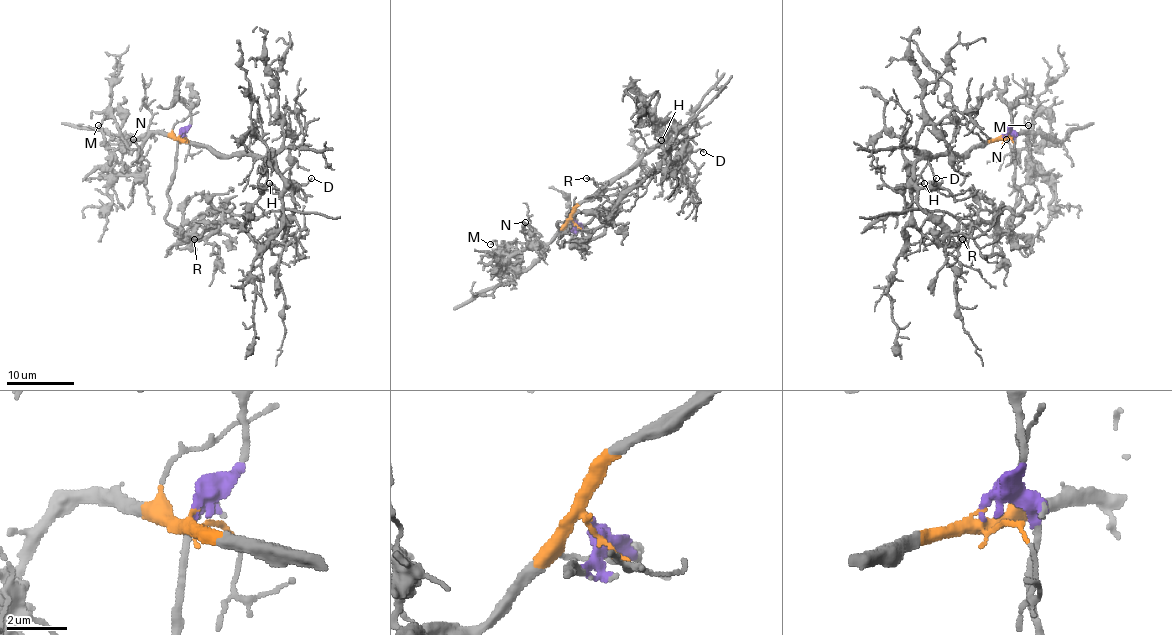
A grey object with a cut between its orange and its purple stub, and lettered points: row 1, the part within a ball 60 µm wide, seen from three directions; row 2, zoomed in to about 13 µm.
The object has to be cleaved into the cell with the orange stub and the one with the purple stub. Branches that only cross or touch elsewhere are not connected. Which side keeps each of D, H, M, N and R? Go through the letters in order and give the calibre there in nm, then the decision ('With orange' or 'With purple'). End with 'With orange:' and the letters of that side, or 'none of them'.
D: Thickness 100 nm. With orange
H: Thickness 120 nm. With orange
M: Thickness 100 nm. With orange
N: Thickness 120 nm. With orange
R: Thickness 160 nm. With purple
With orange: D, H, M, N

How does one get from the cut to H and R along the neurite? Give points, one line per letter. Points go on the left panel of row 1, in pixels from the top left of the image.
H: (180, 135), (185, 142), (203, 144), (215, 154), (269, 155), (284, 182), (281, 192), (269, 182)
R: (180, 135), (175, 177), (166, 192), (165, 221), (180, 233), (208, 238), (222, 224), (212, 222), (193, 239)

